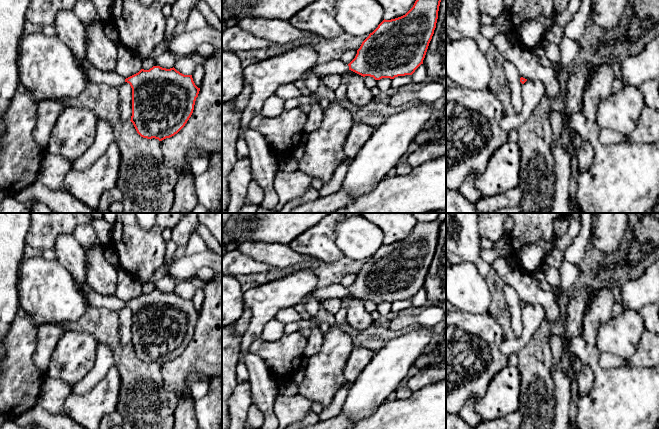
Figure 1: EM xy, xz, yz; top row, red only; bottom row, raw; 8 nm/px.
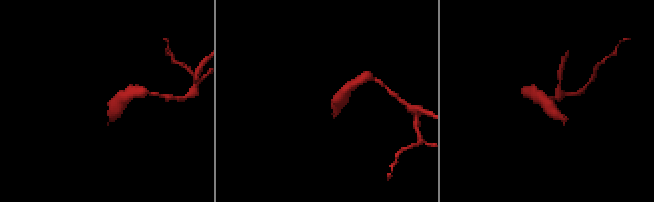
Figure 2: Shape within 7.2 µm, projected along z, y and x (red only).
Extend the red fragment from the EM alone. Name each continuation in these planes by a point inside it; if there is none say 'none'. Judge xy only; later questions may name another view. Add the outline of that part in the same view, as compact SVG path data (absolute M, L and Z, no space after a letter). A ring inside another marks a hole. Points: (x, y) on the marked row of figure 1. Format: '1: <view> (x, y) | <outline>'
1: xy (111, 78) | M86 59L82 60L81 63L89 82L103 83L116 88L125 82L125 79L115 71L98 70Z

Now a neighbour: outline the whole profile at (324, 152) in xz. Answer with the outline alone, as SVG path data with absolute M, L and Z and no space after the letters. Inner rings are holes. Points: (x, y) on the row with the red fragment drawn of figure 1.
M333 102L324 110L320 127L308 135L298 170L326 184L346 157L343 146L354 123L351 112Z

